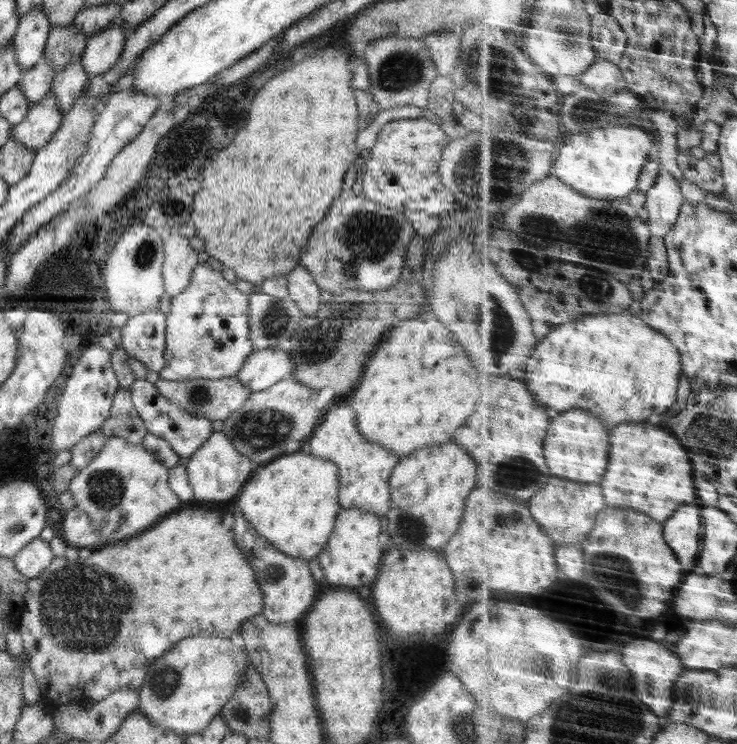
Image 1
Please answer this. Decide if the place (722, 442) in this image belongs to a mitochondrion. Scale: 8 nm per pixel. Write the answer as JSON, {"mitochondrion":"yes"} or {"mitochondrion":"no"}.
{"mitochondrion":"yes"}

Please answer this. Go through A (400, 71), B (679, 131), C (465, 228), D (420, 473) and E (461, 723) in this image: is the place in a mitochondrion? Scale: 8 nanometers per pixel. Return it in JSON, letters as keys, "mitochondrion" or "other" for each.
{"A":"mitochondrion","B":"other","C":"other","D":"other","E":"mitochondrion"}

